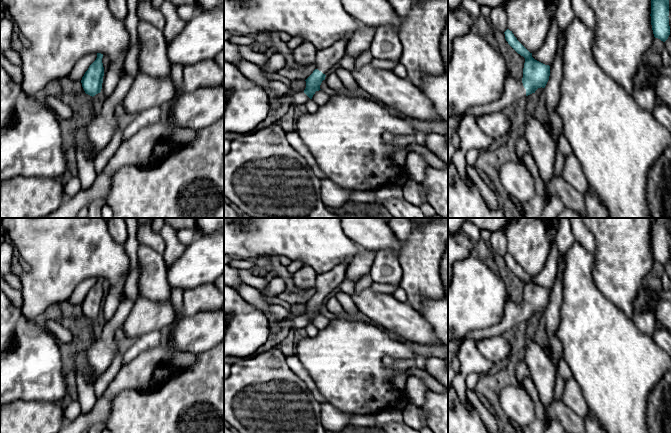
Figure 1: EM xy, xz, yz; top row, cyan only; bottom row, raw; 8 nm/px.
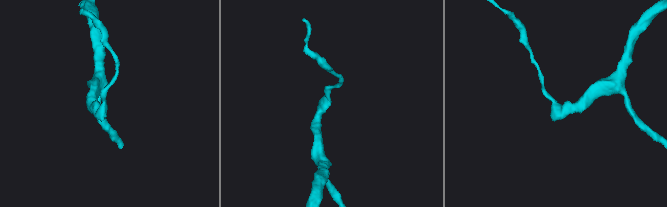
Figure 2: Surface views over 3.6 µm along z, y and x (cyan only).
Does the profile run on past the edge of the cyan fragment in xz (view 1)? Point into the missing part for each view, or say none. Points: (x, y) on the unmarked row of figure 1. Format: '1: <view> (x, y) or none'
1: xz (327, 282)

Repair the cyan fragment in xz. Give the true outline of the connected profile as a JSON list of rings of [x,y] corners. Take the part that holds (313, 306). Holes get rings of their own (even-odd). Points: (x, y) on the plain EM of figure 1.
[[[346,259],[331,270],[317,274],[314,286],[316,293],[305,304],[306,312],[304,317],[310,323],[312,323],[316,315],[321,314],[320,309],[325,304],[328,295],[344,281],[349,263],[350,260]]]

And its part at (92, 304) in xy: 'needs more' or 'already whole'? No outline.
already whole

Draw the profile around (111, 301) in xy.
[[[0,218],[0,224],[17,248],[20,258],[28,266],[28,269],[19,276],[22,283],[21,310],[25,318],[35,321],[49,307],[68,300],[83,280],[93,277],[101,277],[110,283],[110,290],[103,300],[101,316],[105,322],[113,318],[121,302],[120,296],[124,295],[130,261],[124,246],[112,238],[107,221],[103,218]]]

